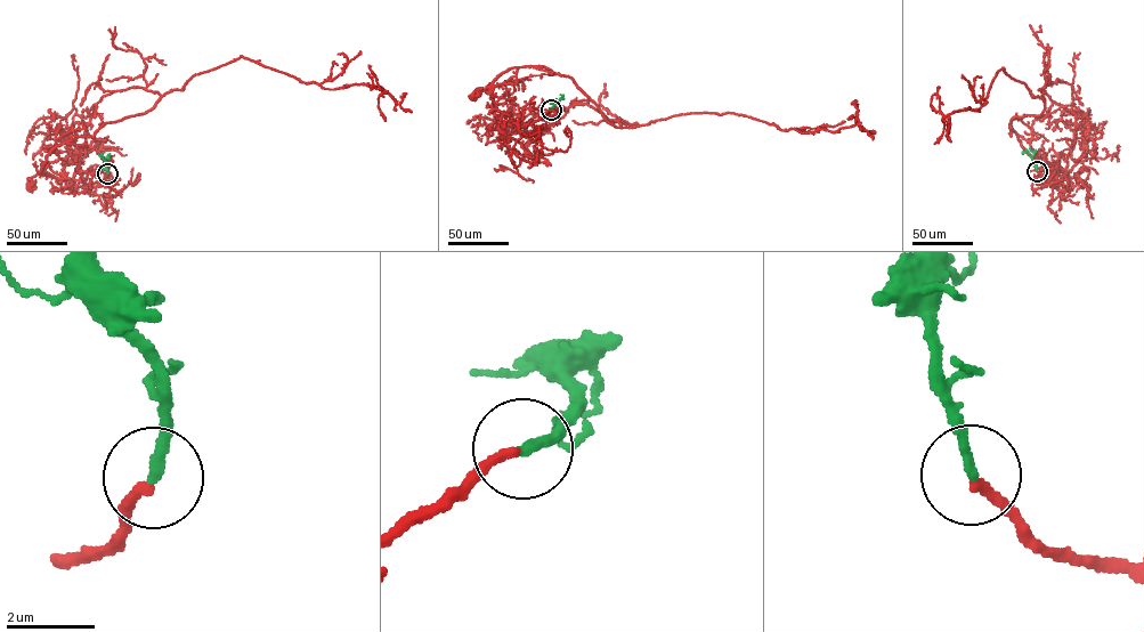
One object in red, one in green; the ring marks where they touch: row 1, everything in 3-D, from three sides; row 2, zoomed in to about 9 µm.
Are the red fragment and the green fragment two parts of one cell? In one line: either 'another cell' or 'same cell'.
same cell

